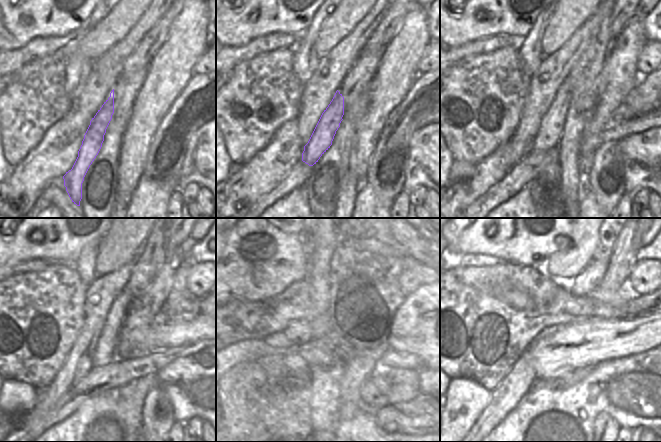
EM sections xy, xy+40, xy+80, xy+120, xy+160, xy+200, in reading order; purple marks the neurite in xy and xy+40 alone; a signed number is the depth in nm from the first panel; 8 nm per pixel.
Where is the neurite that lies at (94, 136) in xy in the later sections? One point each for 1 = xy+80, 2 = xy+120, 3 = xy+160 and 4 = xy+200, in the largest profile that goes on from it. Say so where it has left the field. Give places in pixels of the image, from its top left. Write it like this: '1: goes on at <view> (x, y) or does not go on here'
1: goes on at xy+80 (548, 135)
2: goes on at xy+120 (104, 353)
3: goes on at xy+160 (351, 300)
4: goes on at xy+200 (588, 280)

